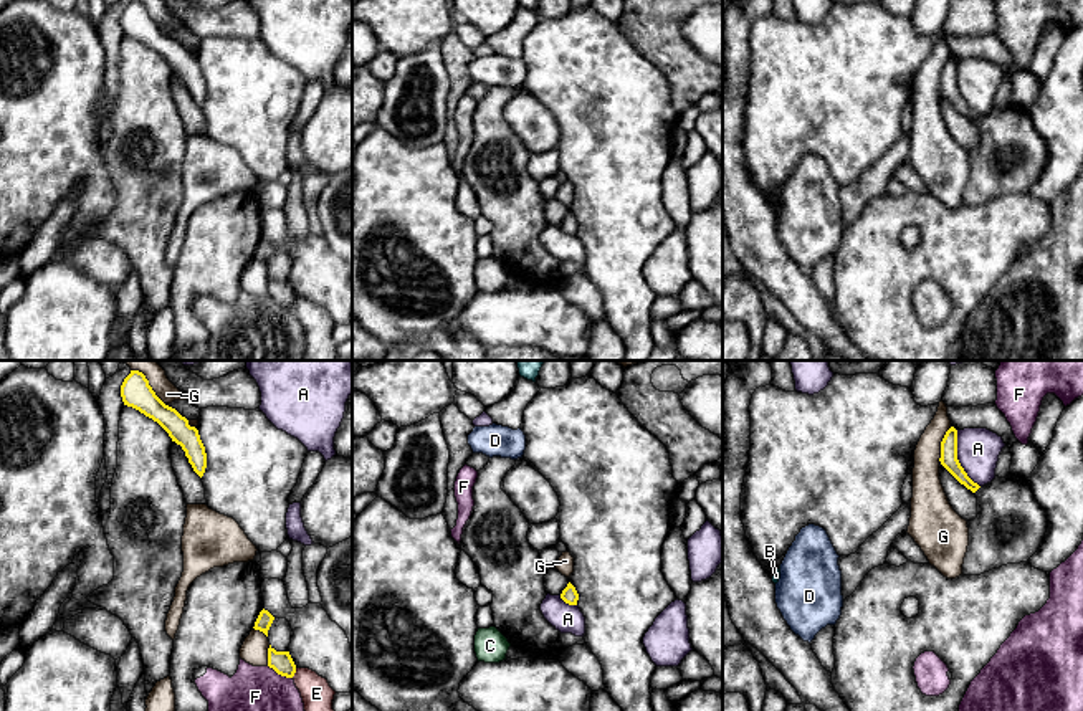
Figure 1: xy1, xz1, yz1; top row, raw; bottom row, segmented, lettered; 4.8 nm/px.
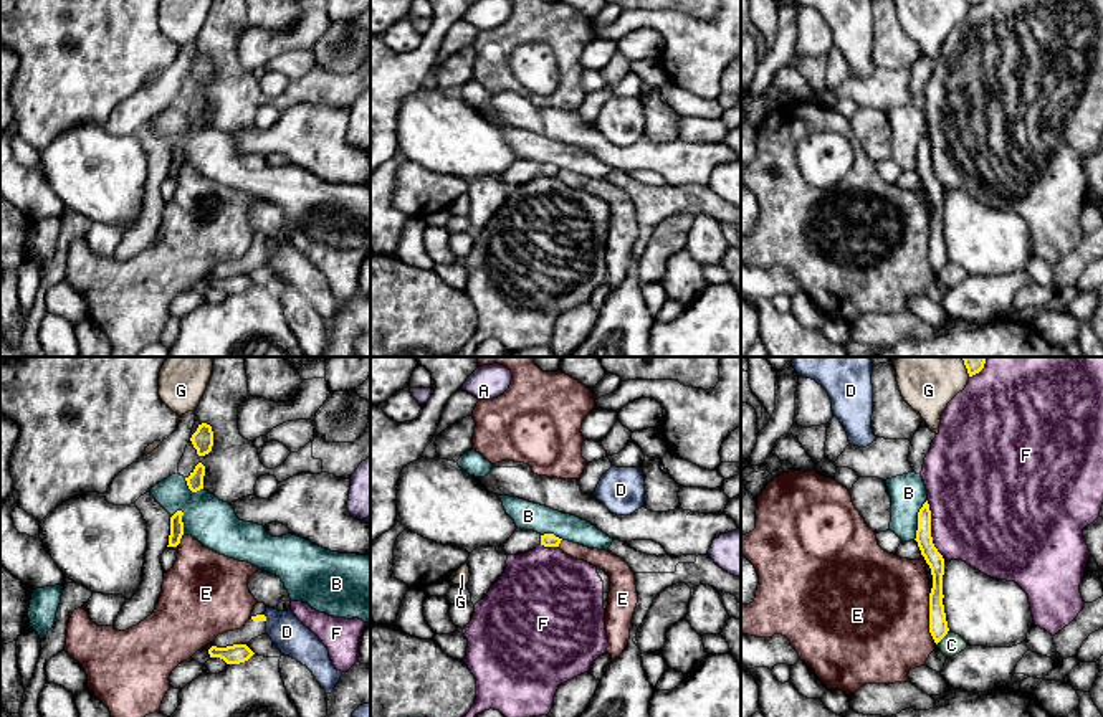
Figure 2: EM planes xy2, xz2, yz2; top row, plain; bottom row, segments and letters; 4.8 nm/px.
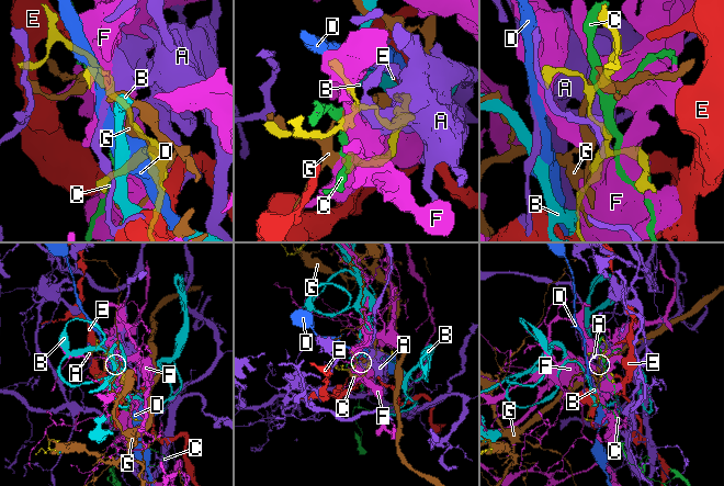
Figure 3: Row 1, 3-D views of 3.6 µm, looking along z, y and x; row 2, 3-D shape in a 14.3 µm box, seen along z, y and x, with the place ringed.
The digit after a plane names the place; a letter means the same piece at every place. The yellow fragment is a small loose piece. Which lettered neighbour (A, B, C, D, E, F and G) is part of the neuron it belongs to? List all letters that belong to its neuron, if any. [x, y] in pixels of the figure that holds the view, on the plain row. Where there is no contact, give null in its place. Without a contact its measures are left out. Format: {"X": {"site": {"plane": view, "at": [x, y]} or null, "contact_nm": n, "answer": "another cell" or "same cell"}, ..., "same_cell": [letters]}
{"A": {"site": {"plane": "yz1", "at": [956, 88]}, "contact_nm": 300, "answer": "another cell"}, "B": {"site": {"plane": "yz2", "at": [918, 151]}, "contact_nm": 200, "answer": "another cell"}, "C": {"site": {"plane": "yz2", "at": [943, 266]}, "contact_nm": 100, "answer": "another cell"}, "D": {"site": {"plane": "xy2", "at": [265, 248]}, "contact_nm": 40, "answer": "another cell"}, "E": {"site": {"plane": "yz2", "at": [930, 246]}, "contact_nm": 280, "answer": "another cell"}, "F": {"site": {"plane": "yz2", "at": [930, 159]}, "contact_nm": 300, "answer": "another cell"}, "G": {"site": {"plane": "yz1", "at": [941, 73]}, "contact_nm": 180, "answer": "same cell"}, "same_cell": ["G"]}

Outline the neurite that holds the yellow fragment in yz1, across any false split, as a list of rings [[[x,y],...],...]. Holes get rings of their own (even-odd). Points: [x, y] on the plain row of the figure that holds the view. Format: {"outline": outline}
{"outline": [[[942,30],[913,86],[911,147],[906,162],[921,177],[931,195],[944,207],[956,208],[962,203],[969,157],[947,131],[939,109],[939,96],[942,94],[972,122],[980,116],[967,106],[957,89],[957,60],[951,55]]]}

